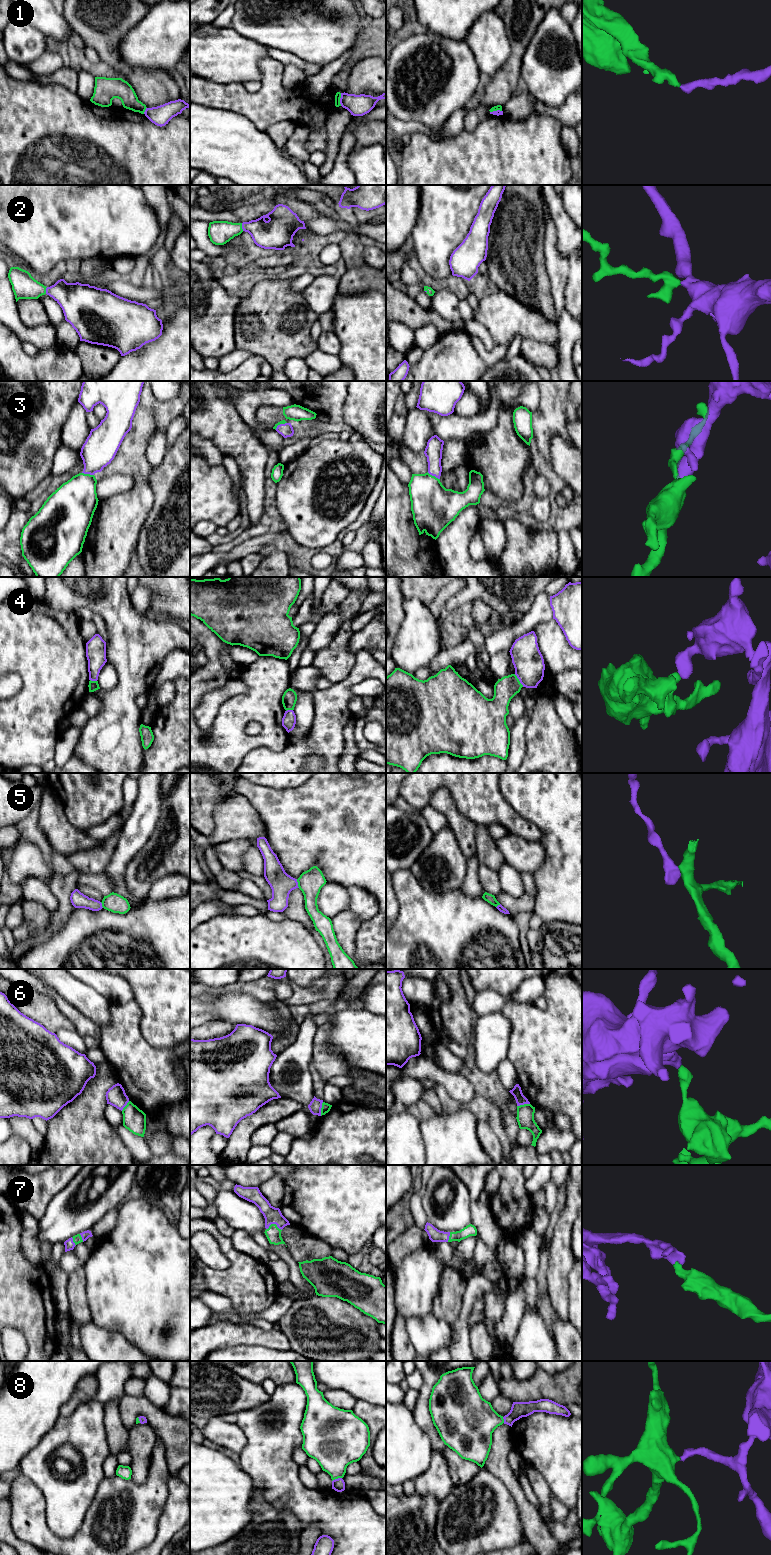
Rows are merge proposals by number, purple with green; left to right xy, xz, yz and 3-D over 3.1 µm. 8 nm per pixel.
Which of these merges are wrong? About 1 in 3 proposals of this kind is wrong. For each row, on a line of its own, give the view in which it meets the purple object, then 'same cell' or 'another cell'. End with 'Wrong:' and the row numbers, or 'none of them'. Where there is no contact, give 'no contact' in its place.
1: contact in xz; another cell
2: contact in xz; same cell
3: contact in yz; same cell
4: contact in yz; another cell
5: contact in xz; another cell
6: contact in xz; another cell
7: contact in xz; same cell
8: contact in xz; same cell
Wrong: 1, 4, 5, 6

